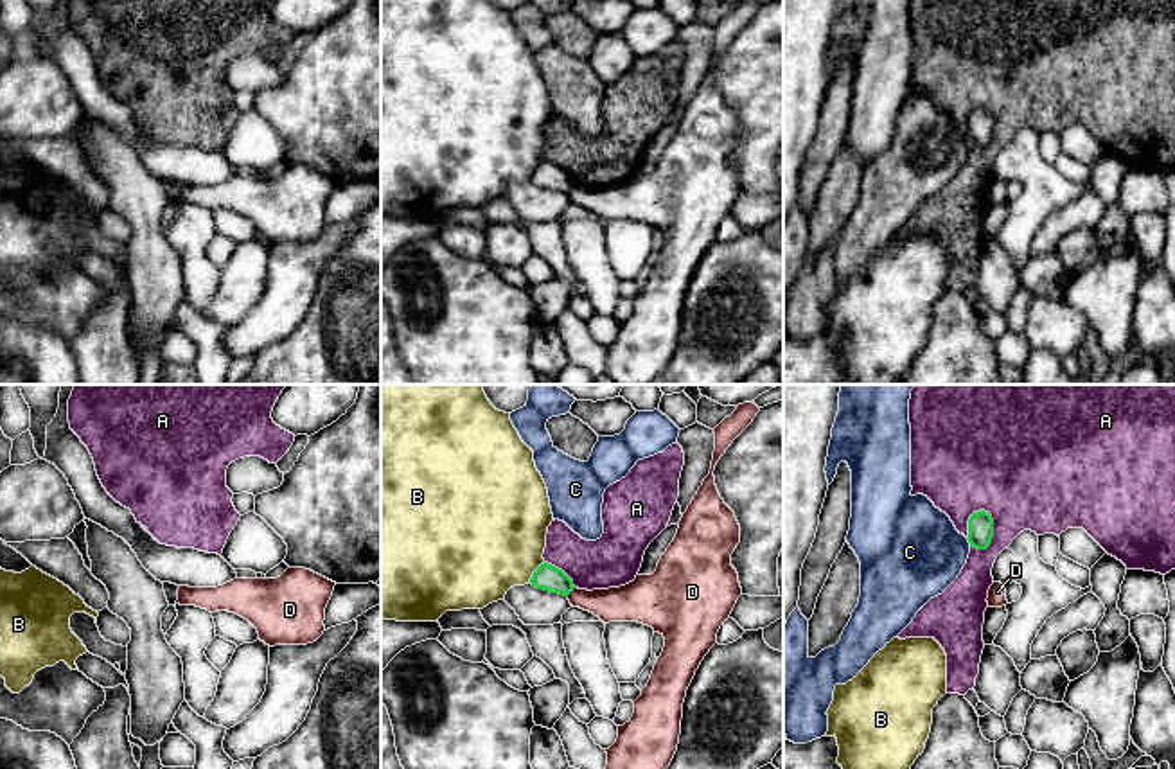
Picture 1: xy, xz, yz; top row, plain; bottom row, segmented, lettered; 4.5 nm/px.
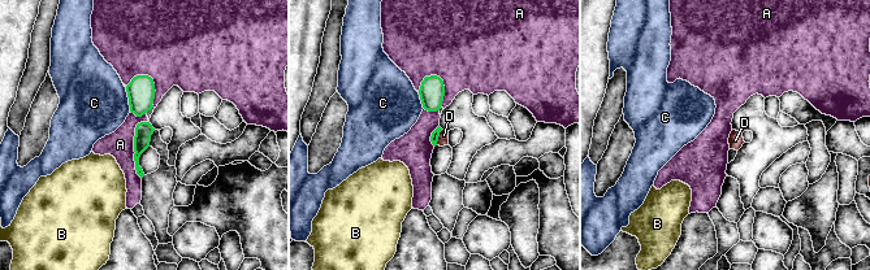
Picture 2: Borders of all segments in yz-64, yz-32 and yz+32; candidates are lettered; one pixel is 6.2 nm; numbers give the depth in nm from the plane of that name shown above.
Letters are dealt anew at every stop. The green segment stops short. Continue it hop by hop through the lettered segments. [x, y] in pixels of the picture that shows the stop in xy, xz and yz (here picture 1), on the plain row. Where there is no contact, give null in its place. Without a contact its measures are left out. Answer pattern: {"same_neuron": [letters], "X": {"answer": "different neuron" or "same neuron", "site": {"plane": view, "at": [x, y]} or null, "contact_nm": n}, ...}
{"same_neuron": [], "A": {"answer": "different neuron", "site": {"plane": "yz", "at": [992, 126]}, "contact_nm": 190}, "B": {"answer": "different neuron", "site": {"plane": "xz", "at": [534, 169]}, "contact_nm": 120}, "C": {"answer": "different neuron", "site": {"plane": "yz", "at": [969, 139]}, "contact_nm": 50}, "D": {"answer": "different neuron", "site": {"plane": "xz", "at": [570, 189]}, "contact_nm": 60}}

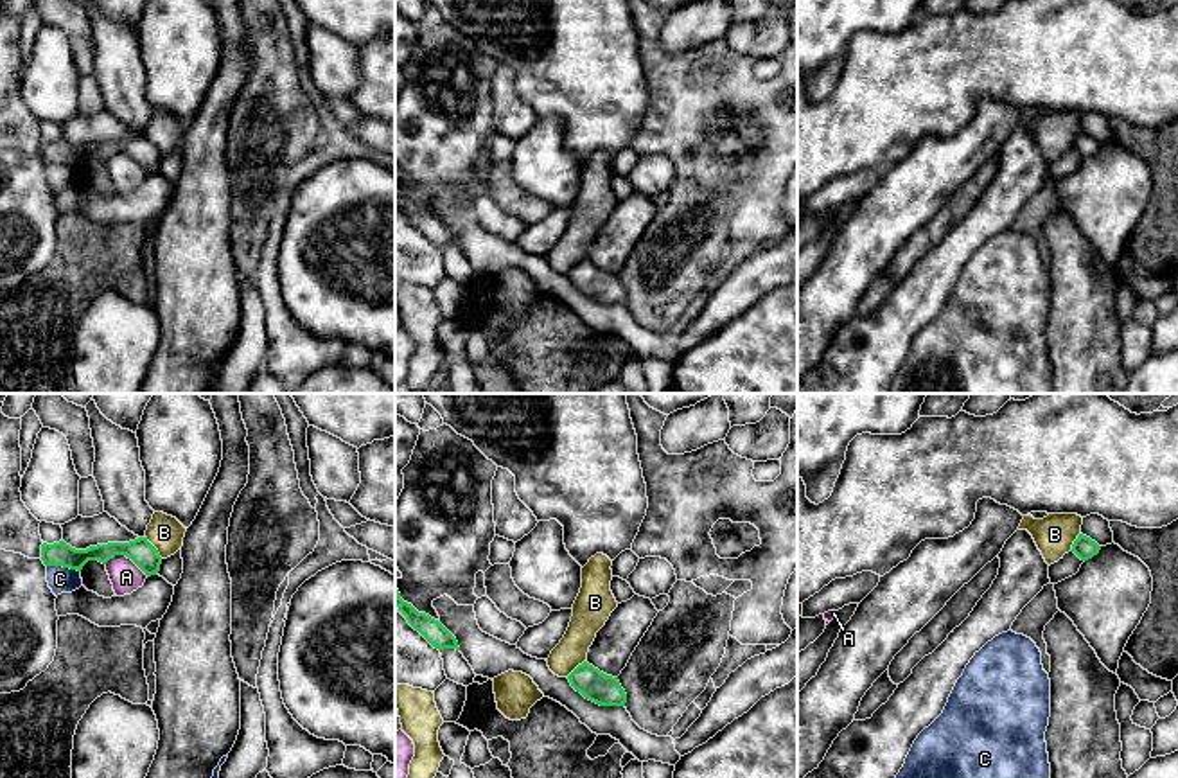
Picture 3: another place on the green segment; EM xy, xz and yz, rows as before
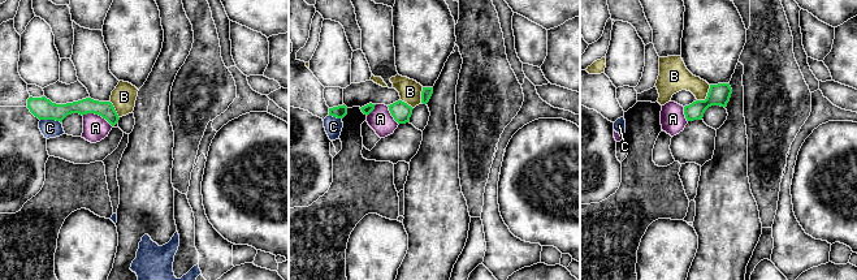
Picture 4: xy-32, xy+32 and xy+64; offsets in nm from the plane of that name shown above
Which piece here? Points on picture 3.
{"same_neuron": [], "A": {"answer": "different neuron", "site": {"plane": "xy", "at": [126, 153]}, "contact_nm": 200}, "B": {"answer": "different neuron", "site": {"plane": "xy", "at": [153, 144]}, "contact_nm": 130}, "C": {"answer": "different neuron", "site": {"plane": "xy", "at": [63, 164]}, "contact_nm": 160}}

